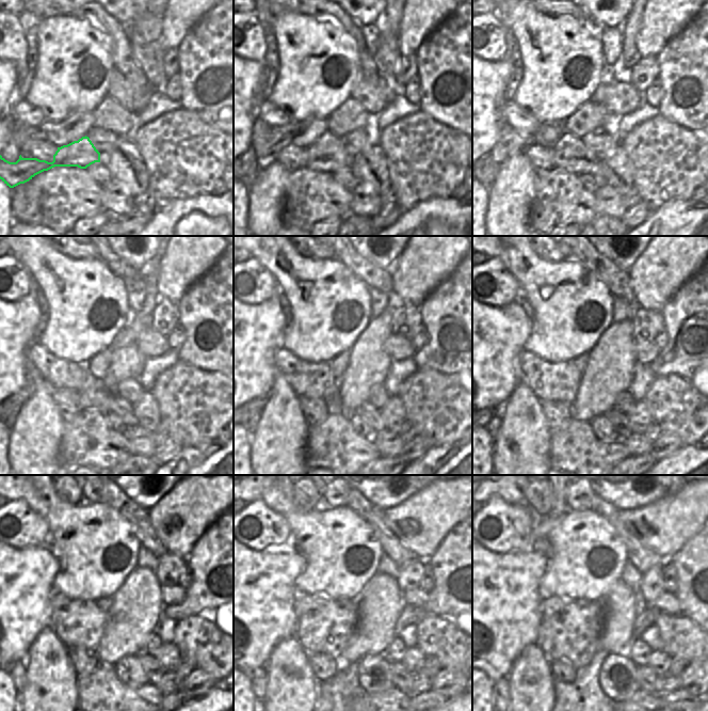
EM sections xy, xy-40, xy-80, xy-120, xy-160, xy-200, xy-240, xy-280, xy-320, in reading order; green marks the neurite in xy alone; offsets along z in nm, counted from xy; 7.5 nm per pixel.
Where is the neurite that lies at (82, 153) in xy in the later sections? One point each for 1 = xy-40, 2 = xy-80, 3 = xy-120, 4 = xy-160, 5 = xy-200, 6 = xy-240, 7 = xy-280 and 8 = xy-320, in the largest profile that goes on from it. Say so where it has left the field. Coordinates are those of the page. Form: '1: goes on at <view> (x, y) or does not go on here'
1: goes on at xy-40 (327, 154)
2: goes on at xy-80 (570, 155)
3: goes on at xy-120 (94, 395)
4: goes on at xy-160 (371, 414)
5: goes on at xy-200 (620, 421)
6: goes on at xy-240 (154, 670)
7: goes on at xy-280 (398, 673)
8: goes on at xy-320 (645, 676)

